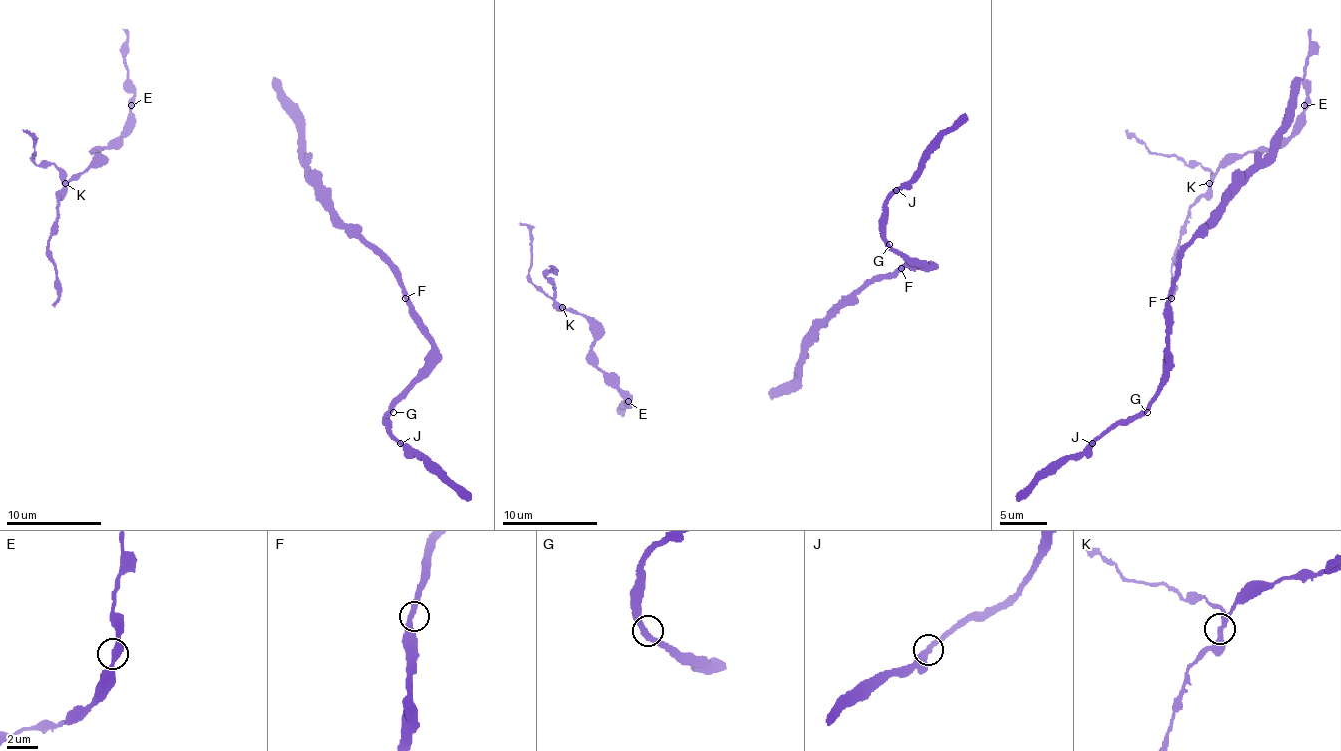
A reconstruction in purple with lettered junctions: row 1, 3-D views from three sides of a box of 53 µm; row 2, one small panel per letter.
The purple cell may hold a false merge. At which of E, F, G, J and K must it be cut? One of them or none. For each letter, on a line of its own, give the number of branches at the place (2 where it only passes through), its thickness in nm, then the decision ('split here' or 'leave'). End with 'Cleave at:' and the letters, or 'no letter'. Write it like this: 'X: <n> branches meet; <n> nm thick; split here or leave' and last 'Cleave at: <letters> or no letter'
E: 2 branches meet; 380 nm thick; leave
F: 2 branches meet; 400 nm thick; leave
G: 2 branches meet; 400 nm thick; leave
J: 2 branches meet; 360 nm thick; leave
K: 3 branches meet; 320 nm thick; split here
Cleave at: K

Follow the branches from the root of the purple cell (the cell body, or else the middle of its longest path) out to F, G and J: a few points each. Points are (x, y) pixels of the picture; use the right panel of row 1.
F: (1270, 155), (1240, 191), (1199, 229), (1194, 241), (1182, 253), (1180, 274), (1171, 288), (1171, 298)
G: (1270, 155), (1240, 191), (1199, 229), (1194, 241), (1182, 253), (1180, 274), (1168, 298), (1168, 379), (1147, 412)
J: (1270, 155), (1199, 229), (1182, 253), (1180, 274), (1168, 298), (1168, 381), (1137, 414), (1111, 424), (1092, 443)

